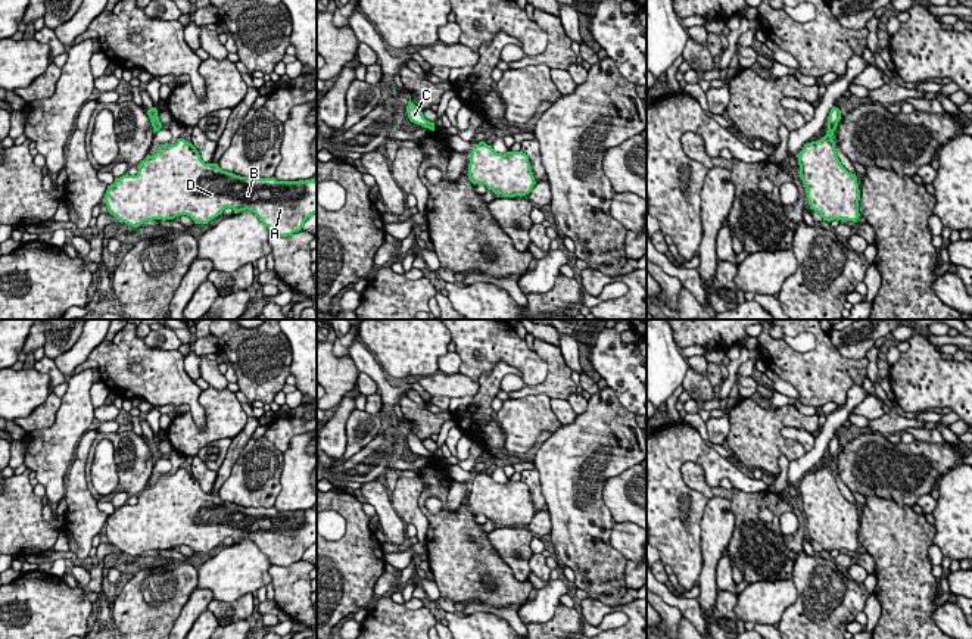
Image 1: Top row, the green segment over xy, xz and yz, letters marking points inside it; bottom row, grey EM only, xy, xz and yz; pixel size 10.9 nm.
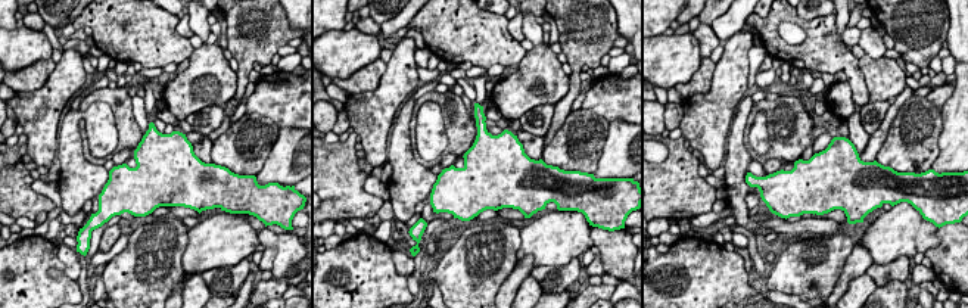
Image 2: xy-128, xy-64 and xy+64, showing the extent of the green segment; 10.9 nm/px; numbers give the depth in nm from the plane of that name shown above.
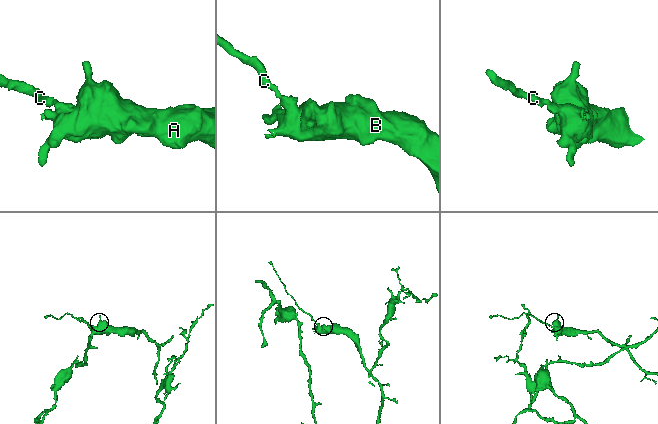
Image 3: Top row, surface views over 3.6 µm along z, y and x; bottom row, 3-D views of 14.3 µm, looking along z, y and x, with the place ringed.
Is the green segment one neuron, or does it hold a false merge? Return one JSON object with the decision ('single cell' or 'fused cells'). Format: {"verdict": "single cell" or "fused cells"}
{"verdict": "single cell"}

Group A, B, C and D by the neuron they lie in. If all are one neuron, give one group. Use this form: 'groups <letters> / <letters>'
groups A B C D

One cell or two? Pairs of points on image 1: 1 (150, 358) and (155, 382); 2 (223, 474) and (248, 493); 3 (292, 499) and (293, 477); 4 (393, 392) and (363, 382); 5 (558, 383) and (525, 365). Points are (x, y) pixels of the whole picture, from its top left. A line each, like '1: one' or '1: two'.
1: one
2: two
3: one
4: two
5: two

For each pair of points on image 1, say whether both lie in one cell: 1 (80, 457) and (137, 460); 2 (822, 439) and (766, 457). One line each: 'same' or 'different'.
1: different
2: different

